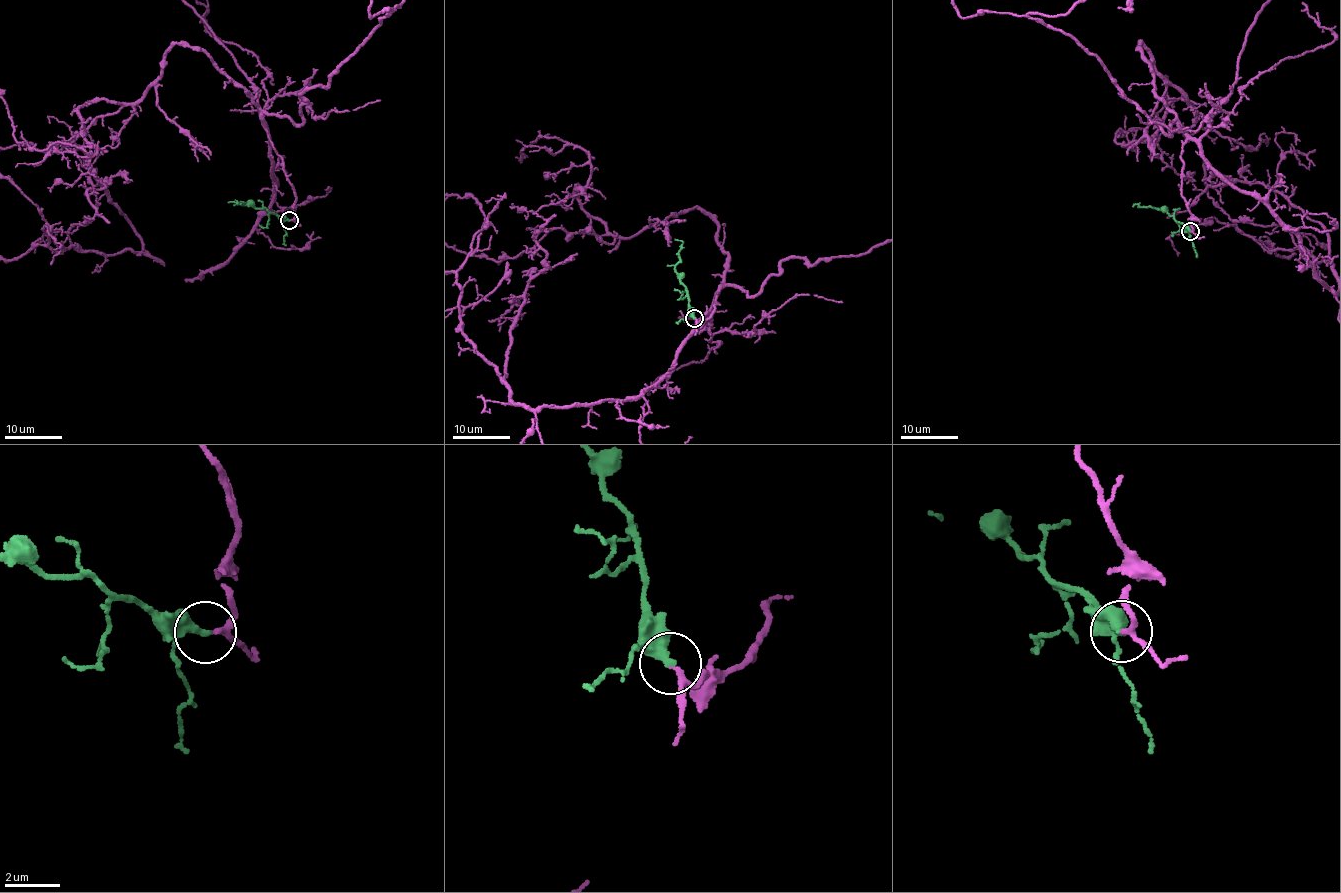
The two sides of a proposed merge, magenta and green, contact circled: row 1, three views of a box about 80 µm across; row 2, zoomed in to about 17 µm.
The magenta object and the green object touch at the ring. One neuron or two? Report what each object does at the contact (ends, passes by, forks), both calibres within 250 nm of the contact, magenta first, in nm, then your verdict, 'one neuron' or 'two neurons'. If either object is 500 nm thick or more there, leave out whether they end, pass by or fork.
magenta passes by; green ends there; 150 nm thick on the magenta side, 400 nm on the other; one neuron

